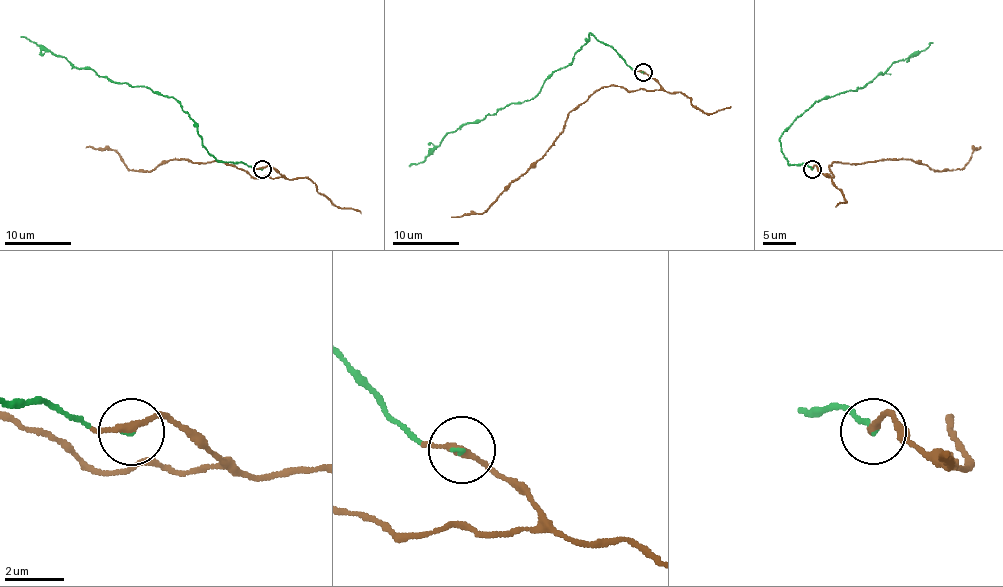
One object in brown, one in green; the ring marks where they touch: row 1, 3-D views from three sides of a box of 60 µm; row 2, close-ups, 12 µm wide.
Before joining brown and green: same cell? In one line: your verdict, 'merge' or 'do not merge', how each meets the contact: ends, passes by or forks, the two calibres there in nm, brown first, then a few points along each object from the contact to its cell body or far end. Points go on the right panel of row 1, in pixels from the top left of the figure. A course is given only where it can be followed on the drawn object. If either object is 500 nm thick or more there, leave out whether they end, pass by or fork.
merge; brown passes by; green ends; calibres 200 and 70 nm; course brown (811, 169), (833, 177), (834, 163), (887, 159), (957, 170), (980, 146); course green (811, 169), (789, 164), (780, 135), (815, 102), (862, 88), (893, 63), (916, 55), (932, 42)

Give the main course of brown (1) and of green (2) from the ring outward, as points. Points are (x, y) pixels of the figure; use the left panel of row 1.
1: (261, 169), (270, 165), (282, 176), (253, 178), (218, 161), (185, 159), (133, 171), (113, 150), (86, 145)
2: (261, 169), (218, 161), (173, 98), (76, 68), (21, 36)

